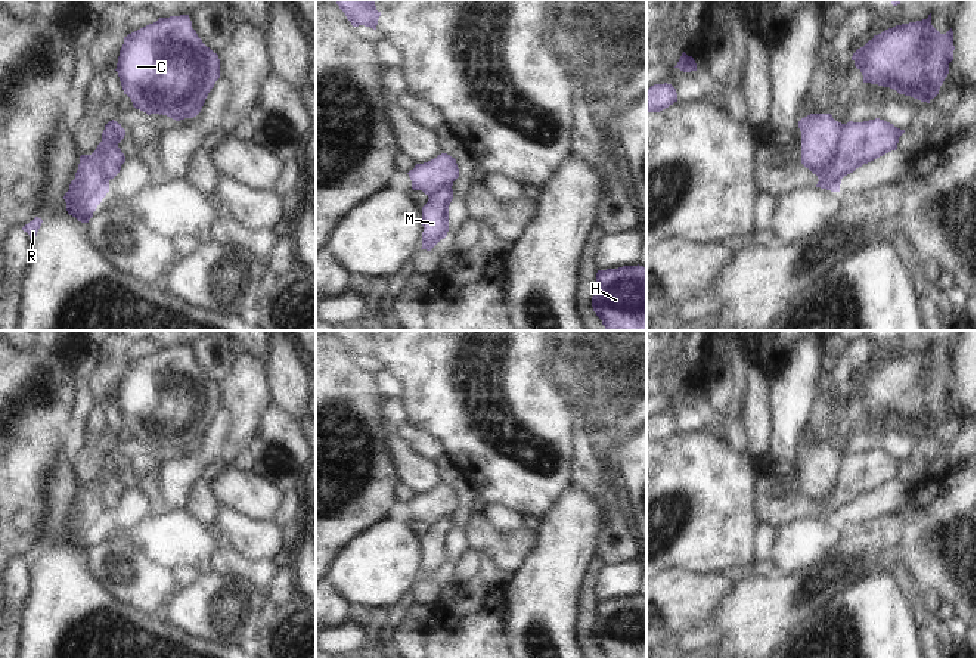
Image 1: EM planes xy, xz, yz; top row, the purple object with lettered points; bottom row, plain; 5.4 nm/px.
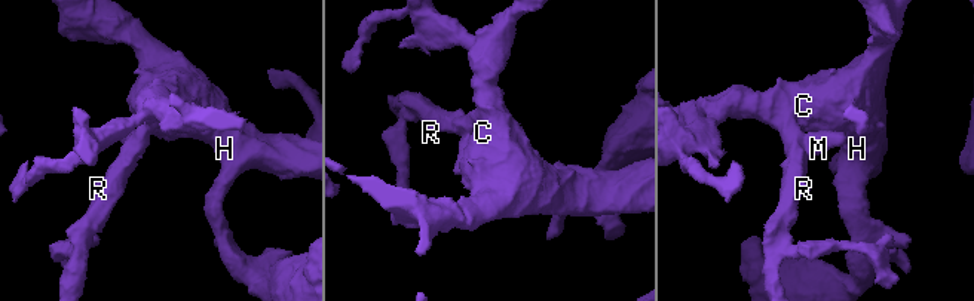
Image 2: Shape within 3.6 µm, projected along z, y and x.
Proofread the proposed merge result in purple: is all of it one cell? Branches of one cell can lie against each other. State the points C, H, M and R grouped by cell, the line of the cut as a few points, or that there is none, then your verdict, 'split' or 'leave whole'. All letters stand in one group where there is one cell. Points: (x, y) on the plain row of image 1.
groups C H R / M; cut yz (844, 455), (836, 493), (836, 505), (840, 509); split

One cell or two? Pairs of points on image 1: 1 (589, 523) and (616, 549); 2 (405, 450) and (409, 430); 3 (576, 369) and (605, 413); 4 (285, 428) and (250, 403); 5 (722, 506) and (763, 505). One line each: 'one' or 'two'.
1: two
2: two
3: one
4: two
5: two

